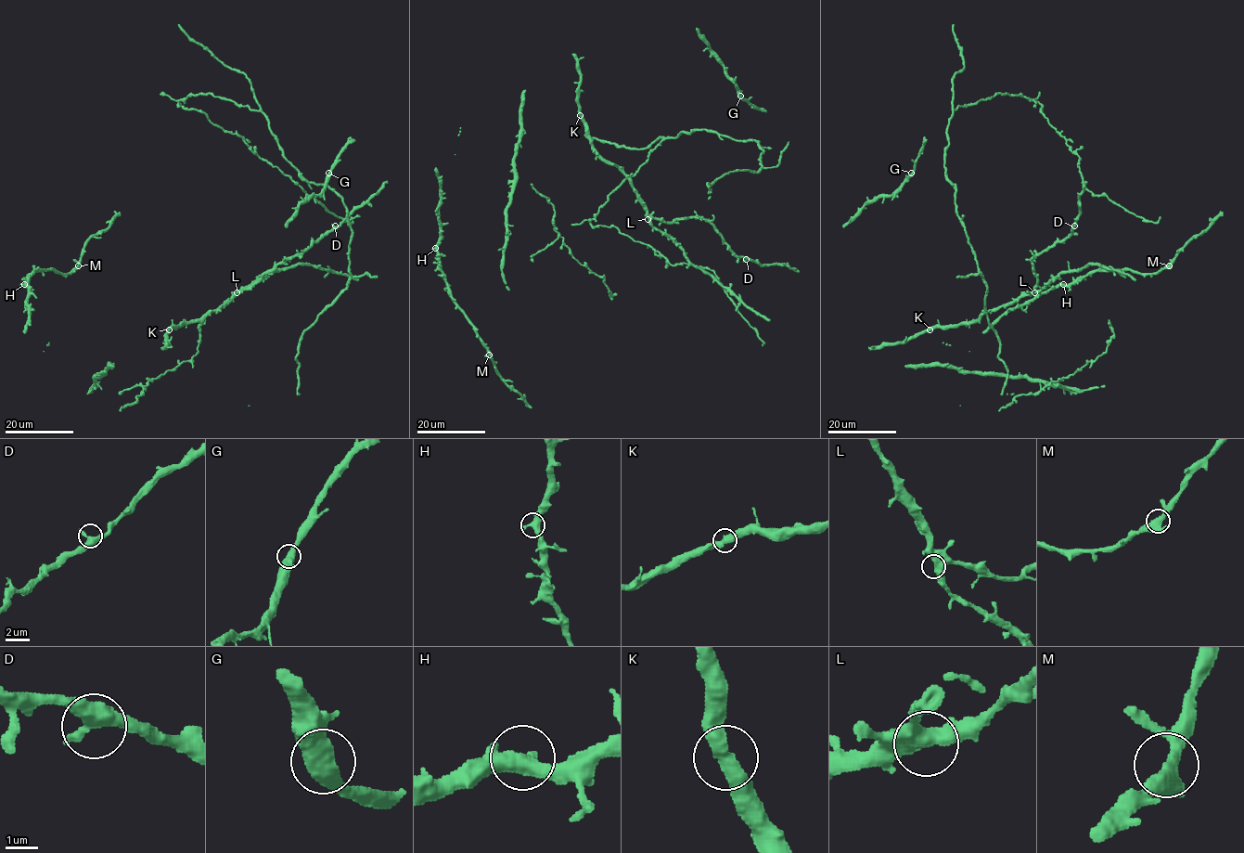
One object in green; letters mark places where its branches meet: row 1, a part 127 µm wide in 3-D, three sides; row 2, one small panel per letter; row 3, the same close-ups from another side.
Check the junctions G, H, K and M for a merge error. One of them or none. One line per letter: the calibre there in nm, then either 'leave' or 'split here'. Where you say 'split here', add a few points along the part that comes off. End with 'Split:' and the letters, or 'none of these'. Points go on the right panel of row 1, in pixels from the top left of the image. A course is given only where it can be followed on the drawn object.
G: 550 nm | leave
H: 480 nm | leave
K: 500 nm | leave
M: 500 nm | leave
Split: none of these

